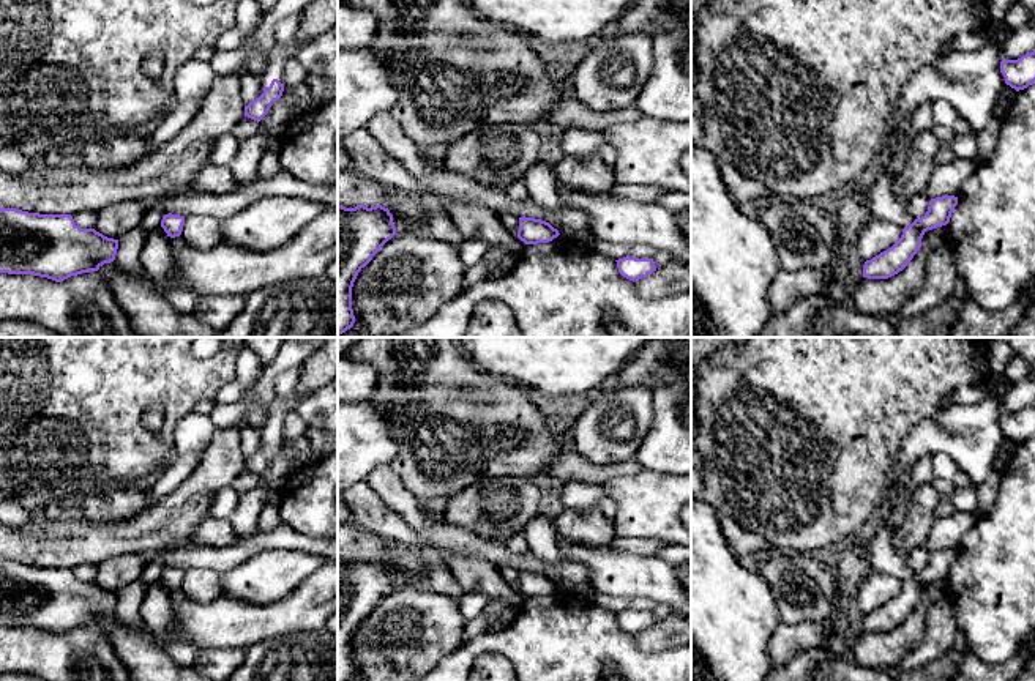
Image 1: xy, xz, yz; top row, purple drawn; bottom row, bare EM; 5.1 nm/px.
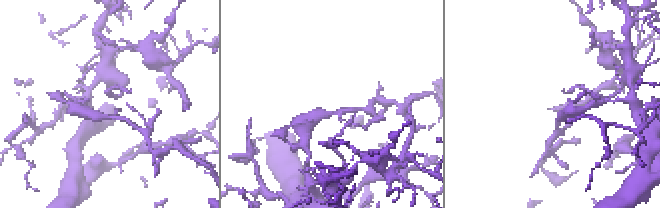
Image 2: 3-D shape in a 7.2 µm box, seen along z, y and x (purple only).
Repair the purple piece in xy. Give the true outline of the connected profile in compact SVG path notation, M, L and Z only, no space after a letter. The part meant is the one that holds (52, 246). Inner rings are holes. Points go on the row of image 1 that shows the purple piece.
M0 208L0 273L62 282L115 260L118 240L80 229L71 214Z

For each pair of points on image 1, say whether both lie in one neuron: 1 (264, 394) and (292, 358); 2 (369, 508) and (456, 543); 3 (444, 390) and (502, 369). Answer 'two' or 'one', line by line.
1: one
2: one
3: two

